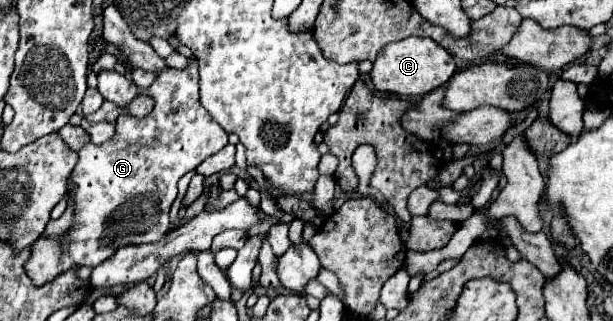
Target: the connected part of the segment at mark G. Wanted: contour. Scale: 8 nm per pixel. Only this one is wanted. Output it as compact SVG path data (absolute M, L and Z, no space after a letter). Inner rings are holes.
M189 57L185 69L163 69L147 89L139 89L119 71L99 71L97 81L99 93L115 105L127 105L135 95L145 93L153 95L155 107L143 119L119 119L113 139L79 149L79 161L67 179L67 195L73 201L71 227L61 241L39 237L25 263L35 287L43 287L73 267L97 267L119 245L159 241L169 229L169 211L177 199L179 179L229 143L223 127L199 105L195 57Z

